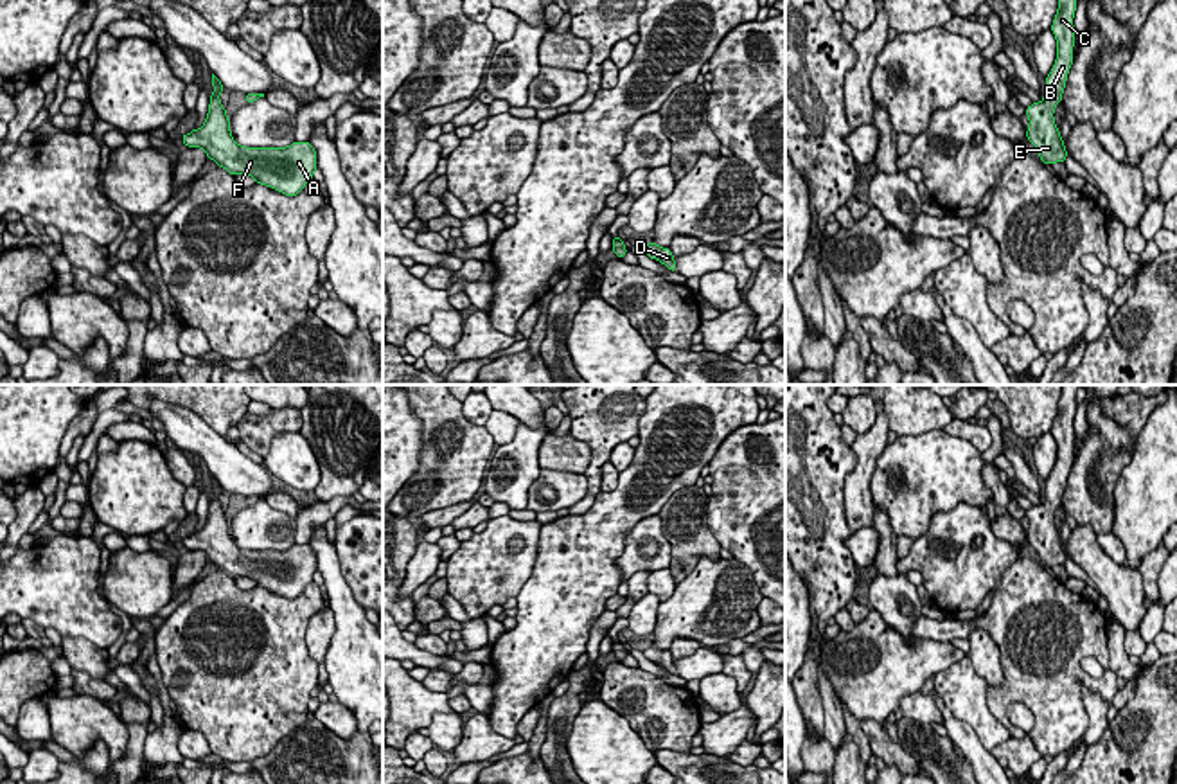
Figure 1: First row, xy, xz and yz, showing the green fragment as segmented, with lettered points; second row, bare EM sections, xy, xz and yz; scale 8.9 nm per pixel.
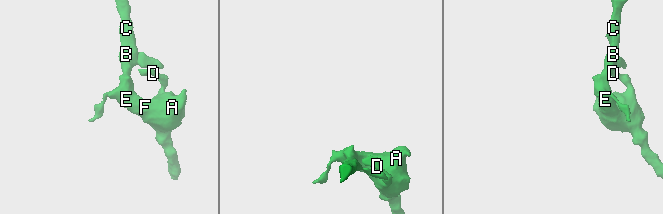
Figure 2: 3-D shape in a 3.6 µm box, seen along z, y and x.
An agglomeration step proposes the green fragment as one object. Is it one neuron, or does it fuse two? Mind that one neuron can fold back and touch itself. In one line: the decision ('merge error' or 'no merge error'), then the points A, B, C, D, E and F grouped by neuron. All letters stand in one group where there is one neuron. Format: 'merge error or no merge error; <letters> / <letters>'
no merge error; A B C D E F

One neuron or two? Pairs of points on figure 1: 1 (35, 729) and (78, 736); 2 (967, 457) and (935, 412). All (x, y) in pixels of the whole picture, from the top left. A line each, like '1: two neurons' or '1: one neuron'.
1: two neurons
2: two neurons

